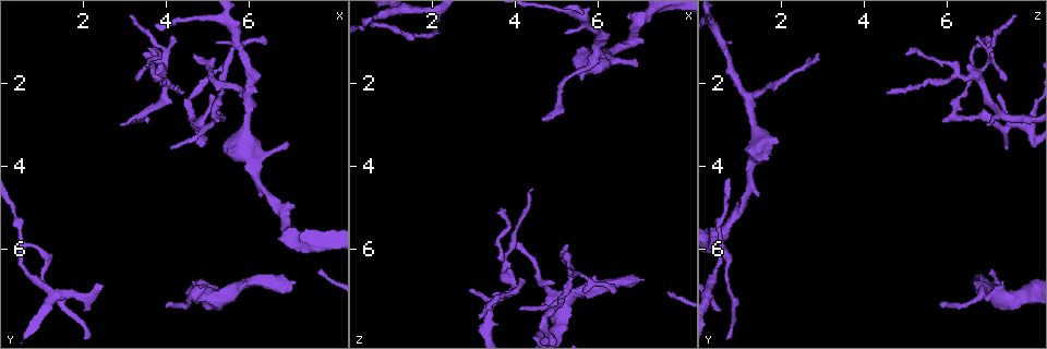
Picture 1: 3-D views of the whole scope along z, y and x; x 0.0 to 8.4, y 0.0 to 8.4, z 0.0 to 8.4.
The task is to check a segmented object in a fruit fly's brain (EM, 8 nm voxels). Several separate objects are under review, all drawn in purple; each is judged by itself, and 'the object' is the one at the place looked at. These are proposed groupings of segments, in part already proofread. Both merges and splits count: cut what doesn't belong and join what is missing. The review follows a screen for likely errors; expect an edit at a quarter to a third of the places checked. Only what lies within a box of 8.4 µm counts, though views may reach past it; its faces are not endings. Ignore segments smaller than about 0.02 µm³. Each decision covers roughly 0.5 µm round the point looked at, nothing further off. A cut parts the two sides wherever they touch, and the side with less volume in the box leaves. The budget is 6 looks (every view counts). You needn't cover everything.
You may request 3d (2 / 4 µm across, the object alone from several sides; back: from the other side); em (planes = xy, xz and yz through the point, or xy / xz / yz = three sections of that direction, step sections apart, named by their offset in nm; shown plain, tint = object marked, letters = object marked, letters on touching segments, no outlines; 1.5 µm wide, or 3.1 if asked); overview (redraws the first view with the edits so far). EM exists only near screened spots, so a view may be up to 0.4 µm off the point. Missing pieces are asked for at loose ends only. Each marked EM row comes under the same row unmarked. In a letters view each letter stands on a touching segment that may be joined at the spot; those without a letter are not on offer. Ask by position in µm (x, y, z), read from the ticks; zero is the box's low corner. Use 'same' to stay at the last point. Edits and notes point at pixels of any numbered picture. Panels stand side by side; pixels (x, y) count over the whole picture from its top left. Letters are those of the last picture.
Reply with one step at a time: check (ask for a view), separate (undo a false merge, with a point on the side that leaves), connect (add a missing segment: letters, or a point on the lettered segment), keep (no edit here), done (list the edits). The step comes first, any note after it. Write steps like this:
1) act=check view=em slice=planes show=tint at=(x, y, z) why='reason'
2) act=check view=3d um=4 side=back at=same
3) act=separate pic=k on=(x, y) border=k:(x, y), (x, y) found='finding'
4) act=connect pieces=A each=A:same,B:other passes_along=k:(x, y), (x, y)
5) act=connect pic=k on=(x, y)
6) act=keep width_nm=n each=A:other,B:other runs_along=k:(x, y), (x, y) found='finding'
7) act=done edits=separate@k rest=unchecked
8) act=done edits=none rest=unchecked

act=check view=3d um=4 at=(6.40, 1.05, 7.00) why='long arm stops here'

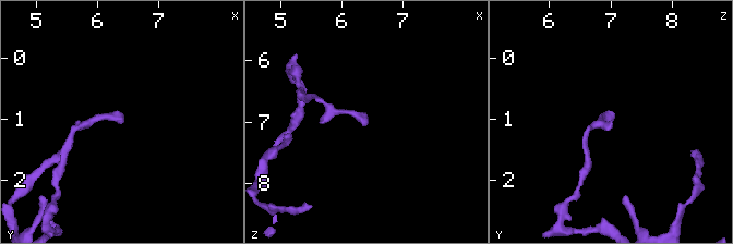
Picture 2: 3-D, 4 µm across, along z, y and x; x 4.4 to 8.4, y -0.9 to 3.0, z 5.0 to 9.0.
act=check view=em slice=xz step=4 show=letters at=(6.45, 1.10, 7.05) why='shape alone is not enough'

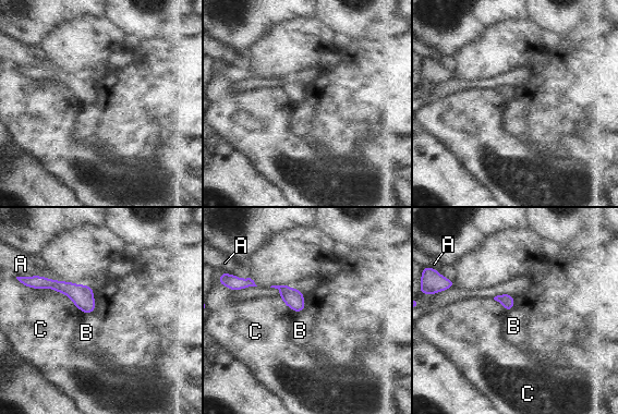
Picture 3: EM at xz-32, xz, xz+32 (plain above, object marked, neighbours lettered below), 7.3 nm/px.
act=keep width_nm=100 each=A:other,B:other,C:other border=3:(94, 311), (85, 314) found='none of them fits'

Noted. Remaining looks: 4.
act=check view=em slice=yz step=4 show=letters at=(3.25, 1.95, 7.40) why='free end'

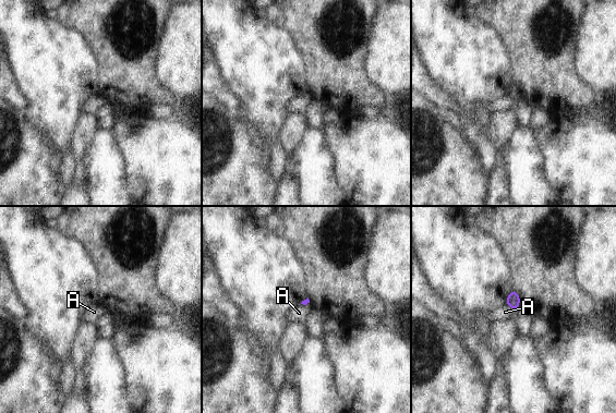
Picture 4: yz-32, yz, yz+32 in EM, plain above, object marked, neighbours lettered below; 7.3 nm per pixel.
act=keep each=A:other border=4:(505, 304), (516, 311) found='no lettered segment goes on from it'

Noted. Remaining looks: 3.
act=check view=em slice=xy step=4 show=letters at=(4.65, 1.30, 2.90) why='thin end'

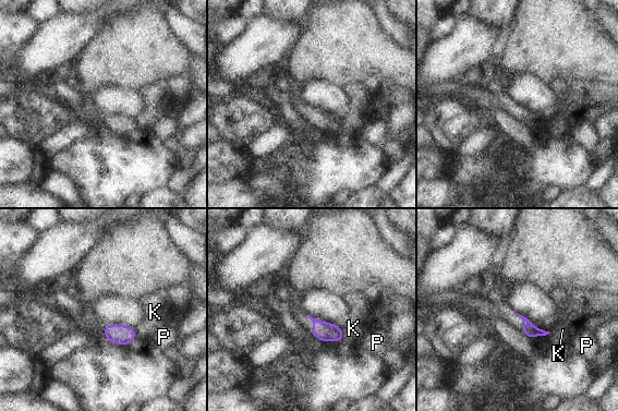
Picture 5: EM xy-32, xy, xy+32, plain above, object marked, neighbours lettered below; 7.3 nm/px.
act=check view=em slice=planes show=letters at=same why='cut it another way'

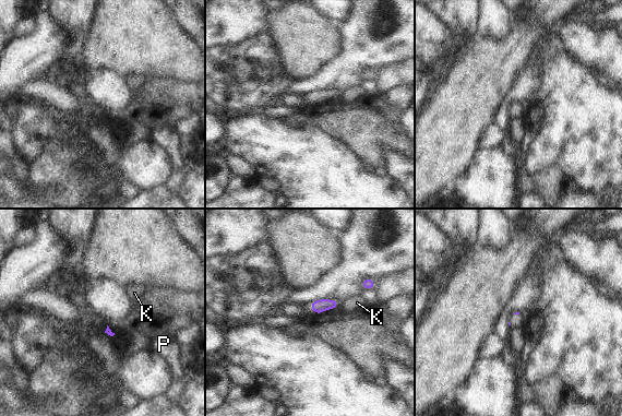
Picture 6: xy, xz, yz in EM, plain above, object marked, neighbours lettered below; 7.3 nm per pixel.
act=keep each=K:other,P:other border=6:(341, 302), (338, 306) found='none of them fits'

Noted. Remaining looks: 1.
act=done edits=none rest=unchecked

